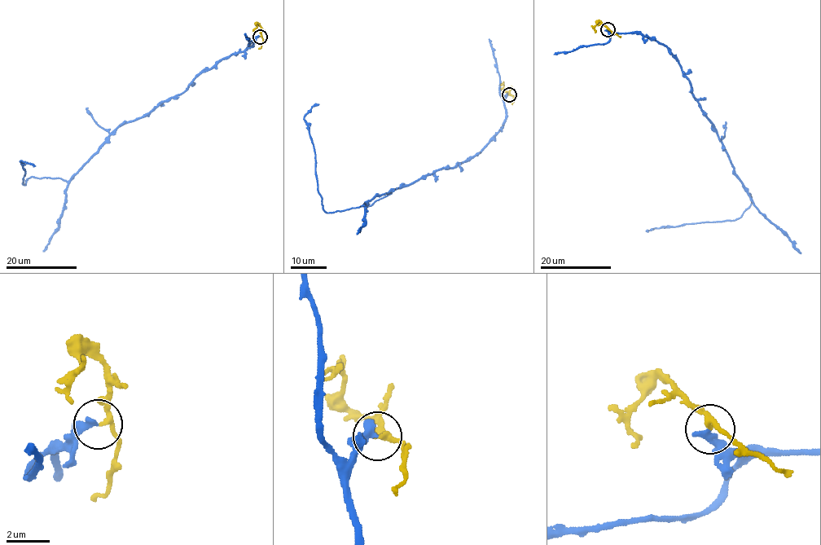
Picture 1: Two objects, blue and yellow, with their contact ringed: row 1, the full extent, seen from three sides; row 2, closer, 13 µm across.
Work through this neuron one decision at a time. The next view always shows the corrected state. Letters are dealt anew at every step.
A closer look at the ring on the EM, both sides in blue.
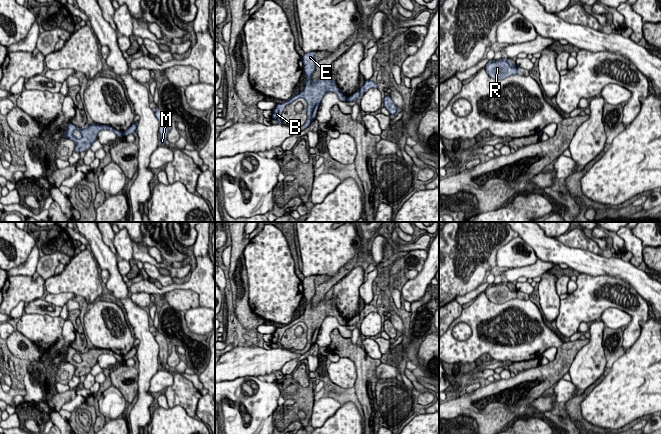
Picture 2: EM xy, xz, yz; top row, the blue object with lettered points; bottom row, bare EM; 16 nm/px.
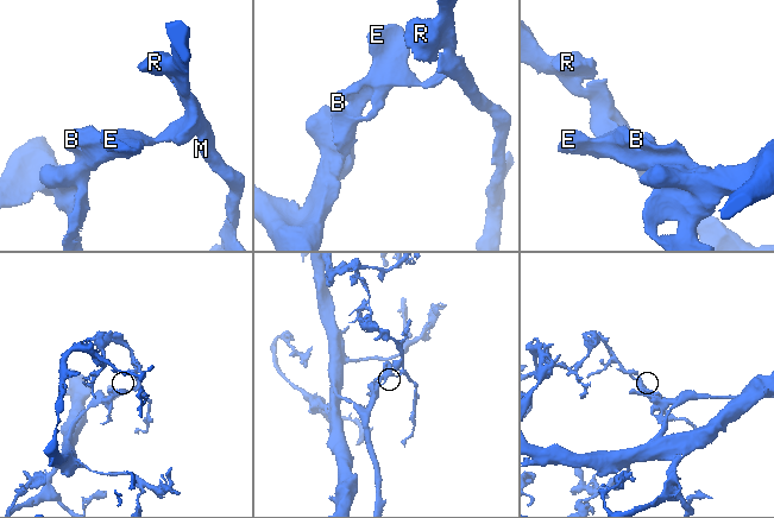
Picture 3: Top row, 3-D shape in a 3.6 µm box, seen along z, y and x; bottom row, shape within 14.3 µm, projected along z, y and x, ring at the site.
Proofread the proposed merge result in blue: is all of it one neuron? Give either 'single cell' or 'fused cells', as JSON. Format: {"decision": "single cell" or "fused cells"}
{"decision": "fused cells"}

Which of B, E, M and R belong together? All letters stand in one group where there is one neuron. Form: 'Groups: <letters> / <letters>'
Groups: B E / M R

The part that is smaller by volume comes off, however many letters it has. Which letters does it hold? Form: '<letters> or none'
B, E

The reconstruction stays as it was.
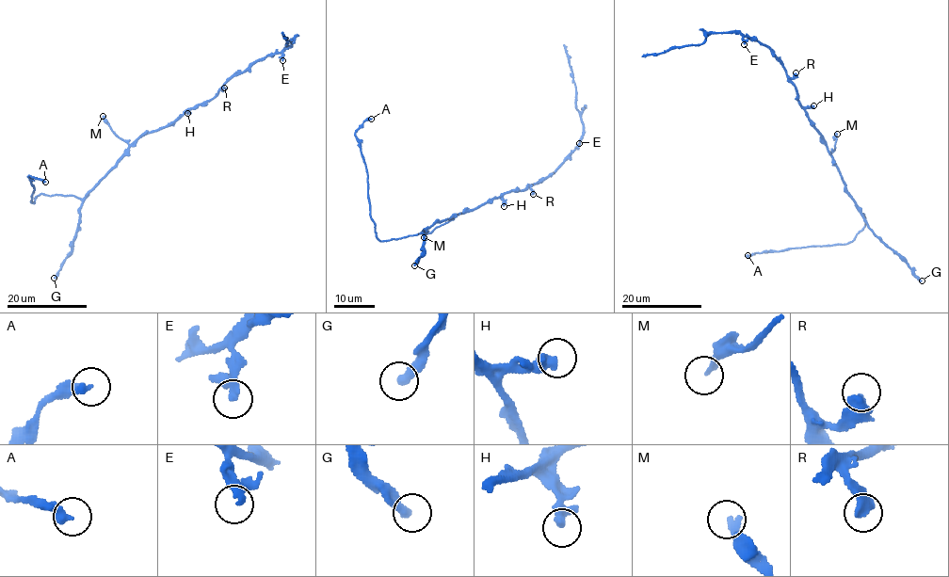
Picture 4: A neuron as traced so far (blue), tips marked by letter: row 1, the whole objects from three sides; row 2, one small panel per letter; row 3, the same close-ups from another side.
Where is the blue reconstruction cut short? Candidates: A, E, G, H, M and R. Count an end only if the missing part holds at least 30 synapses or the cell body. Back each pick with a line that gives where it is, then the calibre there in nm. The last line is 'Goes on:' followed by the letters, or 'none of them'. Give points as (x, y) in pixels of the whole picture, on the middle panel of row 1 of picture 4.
M: place (424, 237); calibre 190 nm
Goes on: M

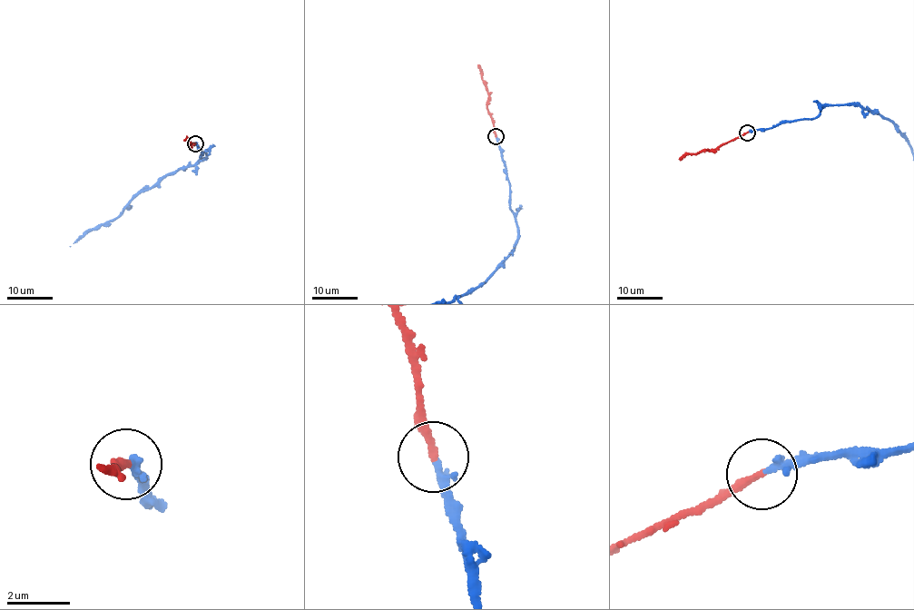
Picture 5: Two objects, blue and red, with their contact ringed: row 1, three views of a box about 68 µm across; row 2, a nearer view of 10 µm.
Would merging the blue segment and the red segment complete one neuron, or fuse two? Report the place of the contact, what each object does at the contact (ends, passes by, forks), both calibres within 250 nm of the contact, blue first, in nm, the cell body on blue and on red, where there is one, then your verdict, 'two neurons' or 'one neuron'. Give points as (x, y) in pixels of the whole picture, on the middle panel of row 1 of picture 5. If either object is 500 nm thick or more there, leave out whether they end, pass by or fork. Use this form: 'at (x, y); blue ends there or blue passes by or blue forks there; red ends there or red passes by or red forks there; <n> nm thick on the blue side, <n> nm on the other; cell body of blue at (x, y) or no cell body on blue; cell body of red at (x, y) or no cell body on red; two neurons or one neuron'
at (496, 136); blue ends there; red ends there; 220 nm thick on the blue side, 240 nm on the other; no cell body on blue; no cell body on red; one neuron

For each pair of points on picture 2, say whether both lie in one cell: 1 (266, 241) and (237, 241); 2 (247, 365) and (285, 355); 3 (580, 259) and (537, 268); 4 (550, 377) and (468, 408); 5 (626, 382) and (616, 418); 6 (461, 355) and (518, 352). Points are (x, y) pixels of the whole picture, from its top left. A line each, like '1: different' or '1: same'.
1: different
2: same
3: different
4: same
5: same
6: same

